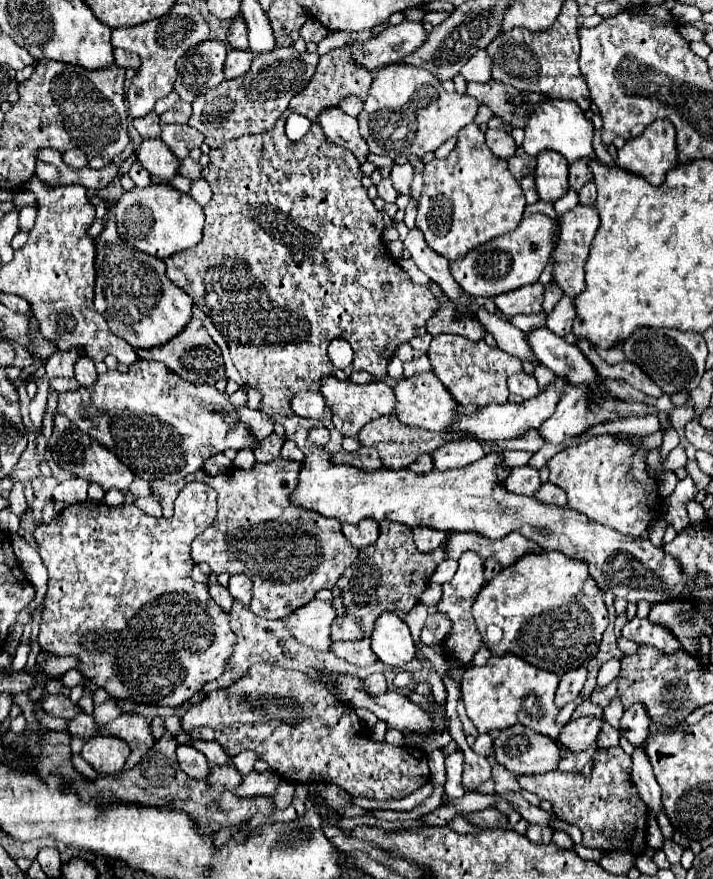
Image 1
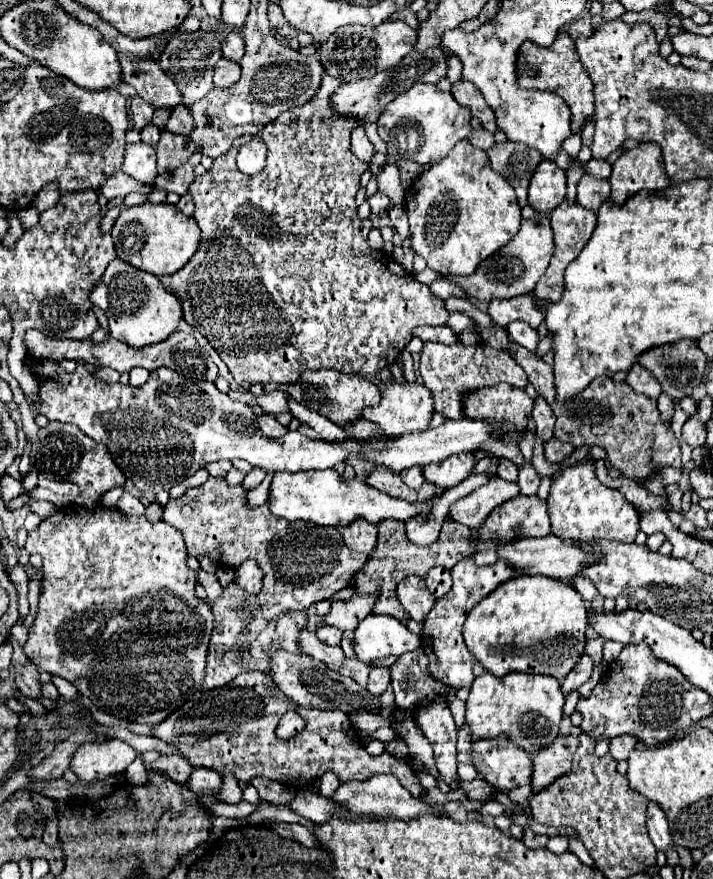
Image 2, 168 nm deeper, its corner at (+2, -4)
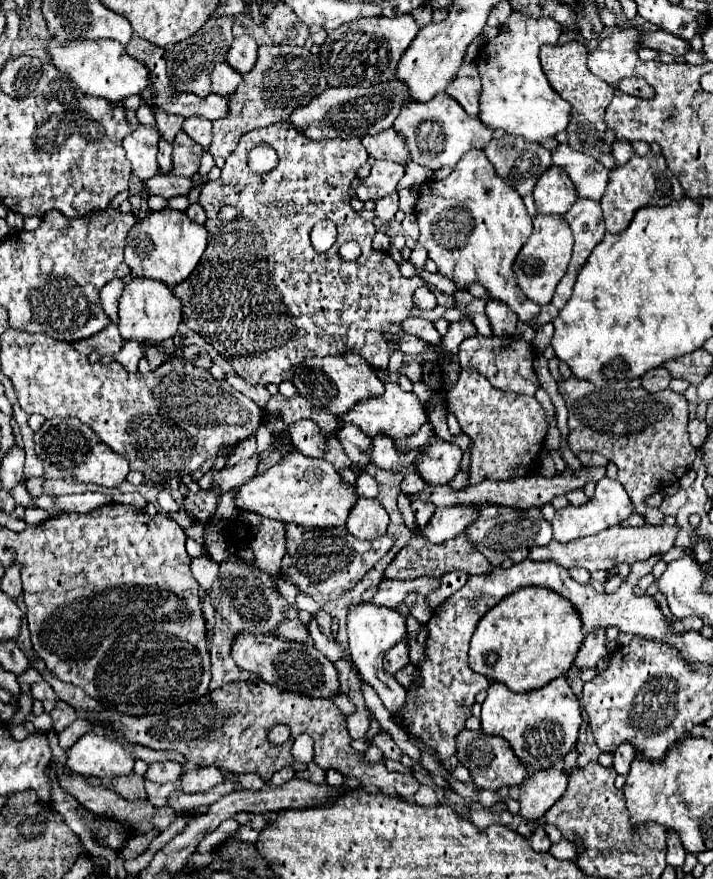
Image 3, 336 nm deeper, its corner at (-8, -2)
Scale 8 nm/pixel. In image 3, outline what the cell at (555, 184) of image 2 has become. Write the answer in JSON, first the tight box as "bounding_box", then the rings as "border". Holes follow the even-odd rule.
{"bounding_box":[534,165,578,215],"border":[[[556,165],[546,169],[546,173],[542,173],[534,187],[534,203],[538,213],[564,215],[576,199],[578,195],[574,183],[566,175],[566,171],[558,169]]]}

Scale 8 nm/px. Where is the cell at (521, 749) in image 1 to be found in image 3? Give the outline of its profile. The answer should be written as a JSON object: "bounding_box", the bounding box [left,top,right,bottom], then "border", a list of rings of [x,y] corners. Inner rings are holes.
{"bounding_box":[458,731,528,791],"border":[[[462,731],[458,735],[458,759],[464,767],[470,769],[470,773],[474,775],[474,783],[480,789],[490,789],[496,791],[502,785],[512,787],[512,785],[522,785],[524,779],[528,777],[528,769],[526,765],[522,765],[518,761],[518,757],[514,757],[514,751],[510,749],[510,743],[502,737],[496,735],[486,735],[482,731]]]}

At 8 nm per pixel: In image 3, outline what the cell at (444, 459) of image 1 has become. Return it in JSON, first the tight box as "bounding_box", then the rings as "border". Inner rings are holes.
{"bounding_box":[416,437,462,485],"border":[[[432,437],[426,445],[426,453],[418,459],[416,469],[426,483],[448,485],[460,473],[460,461],[462,451],[456,445]]]}

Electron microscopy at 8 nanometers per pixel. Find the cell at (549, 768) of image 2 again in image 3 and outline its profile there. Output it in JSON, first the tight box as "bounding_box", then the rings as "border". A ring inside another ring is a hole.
{"bounding_box":[520,767,568,821],"border":[[[560,767],[538,769],[520,785],[520,815],[528,821],[540,819],[566,791],[568,773]]]}

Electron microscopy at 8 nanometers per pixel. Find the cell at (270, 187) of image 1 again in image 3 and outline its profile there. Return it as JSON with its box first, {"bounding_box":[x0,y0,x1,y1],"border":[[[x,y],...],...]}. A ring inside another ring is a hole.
{"bounding_box":[172,121,456,385],"border":[[[284,121],[246,133],[236,151],[226,159],[220,179],[204,185],[198,203],[206,211],[204,225],[208,229],[208,247],[194,273],[172,291],[184,305],[184,323],[214,345],[244,381],[252,385],[280,385],[294,375],[294,369],[306,357],[326,357],[348,351],[356,351],[372,369],[384,371],[390,355],[398,351],[398,339],[404,335],[402,321],[406,317],[418,315],[436,321],[444,311],[456,307],[454,299],[438,297],[440,303],[434,311],[418,311],[412,295],[418,287],[428,283],[420,277],[406,279],[398,263],[386,251],[376,251],[372,247],[372,237],[376,233],[374,223],[364,221],[350,205],[350,183],[356,179],[366,159],[368,153],[360,139],[310,141],[304,133],[298,133],[294,125]],[[262,141],[276,149],[280,161],[270,173],[256,175],[246,165],[246,153]],[[320,219],[332,219],[338,229],[338,239],[328,253],[314,251],[310,241],[310,231]],[[346,241],[356,241],[362,247],[362,255],[356,263],[348,263],[338,255],[338,247]],[[384,335],[392,335],[394,341],[388,341]]]}

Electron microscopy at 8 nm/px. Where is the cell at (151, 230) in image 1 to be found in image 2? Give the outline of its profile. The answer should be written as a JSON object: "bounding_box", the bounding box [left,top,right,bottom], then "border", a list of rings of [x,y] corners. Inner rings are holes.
{"bounding_box":[110,203,200,277],"border":[[[144,203],[128,209],[122,207],[122,213],[110,233],[114,237],[116,253],[122,261],[130,263],[140,271],[148,271],[156,277],[180,271],[196,253],[200,241],[200,229],[196,221],[192,217],[186,217],[178,207],[166,203]]]}

